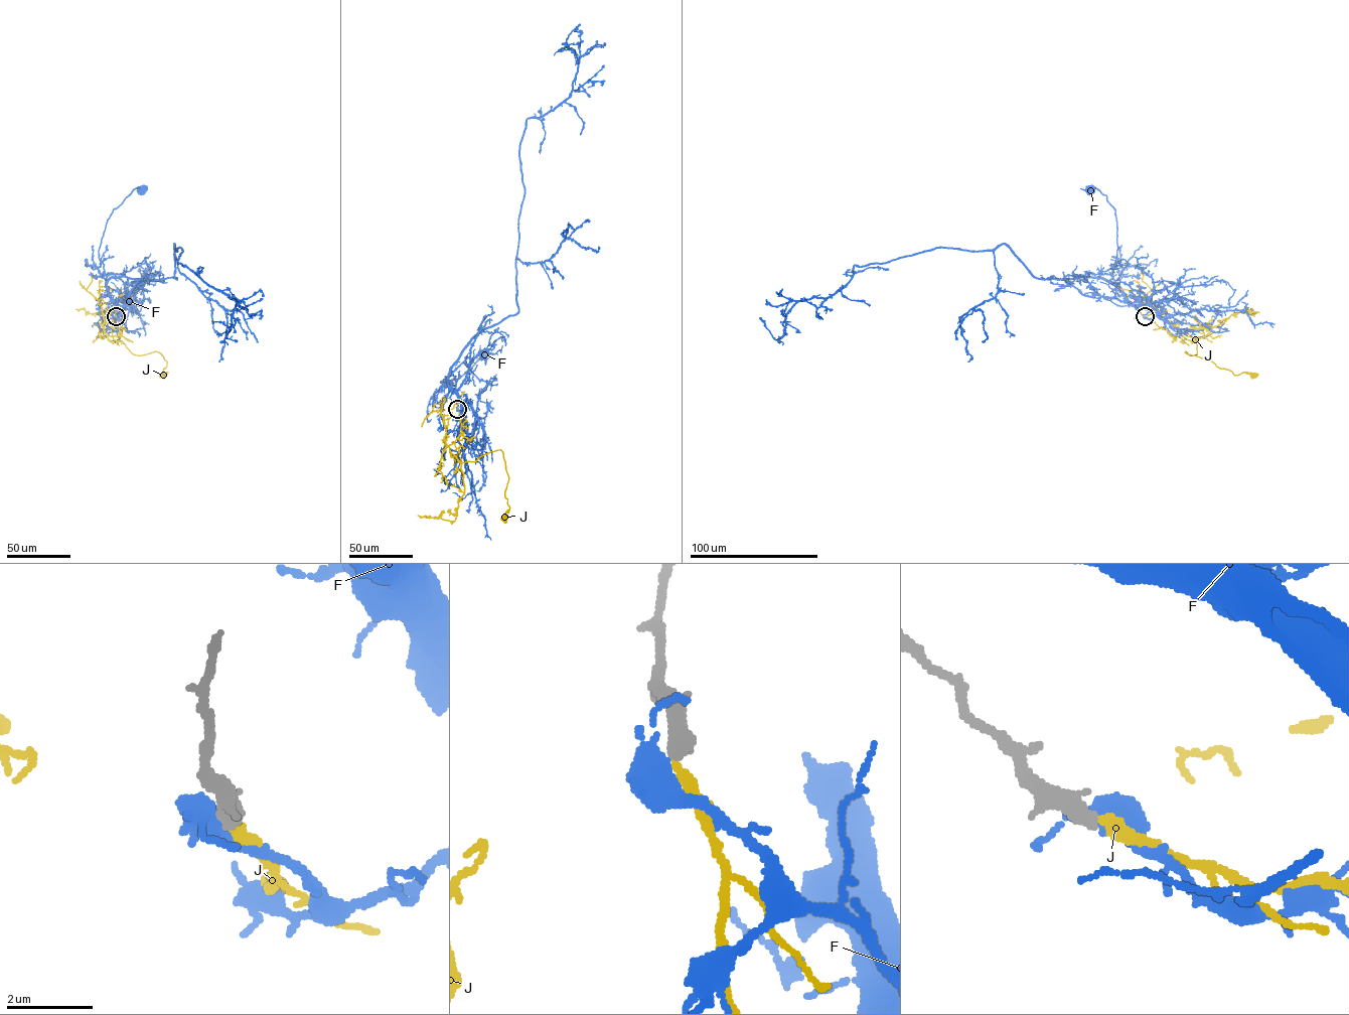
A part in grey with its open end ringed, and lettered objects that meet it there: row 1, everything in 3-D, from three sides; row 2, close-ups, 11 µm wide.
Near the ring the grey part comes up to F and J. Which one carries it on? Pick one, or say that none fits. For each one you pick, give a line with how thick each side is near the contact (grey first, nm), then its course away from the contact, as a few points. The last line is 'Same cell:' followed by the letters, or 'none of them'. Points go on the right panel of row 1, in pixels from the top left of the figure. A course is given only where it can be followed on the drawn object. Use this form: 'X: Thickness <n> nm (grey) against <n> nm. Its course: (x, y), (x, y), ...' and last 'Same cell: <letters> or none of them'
J: Thickness 480 nm (grey) against 280 nm. Its course: (1145, 317), (1171, 335), (1197, 341), (1197, 353), (1190, 355), (1185, 351), (1234, 375), (1253, 374)
Same cell: J

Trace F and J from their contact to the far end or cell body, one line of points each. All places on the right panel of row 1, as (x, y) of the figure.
F: (1145, 317), (1150, 319), (1153, 313), (1131, 303), (1112, 277), (1117, 249), (1115, 210), (1105, 195), (1090, 189)
J: (1145, 317), (1171, 335), (1197, 341), (1197, 353), (1190, 355), (1185, 351), (1234, 375), (1253, 374)

